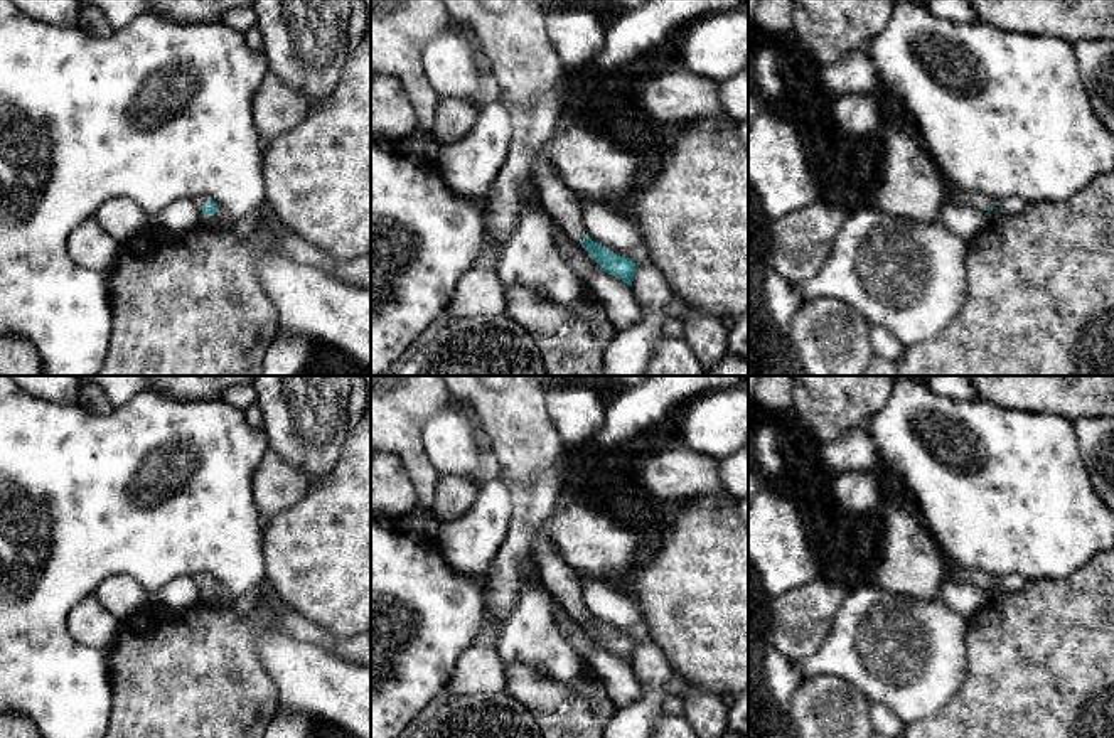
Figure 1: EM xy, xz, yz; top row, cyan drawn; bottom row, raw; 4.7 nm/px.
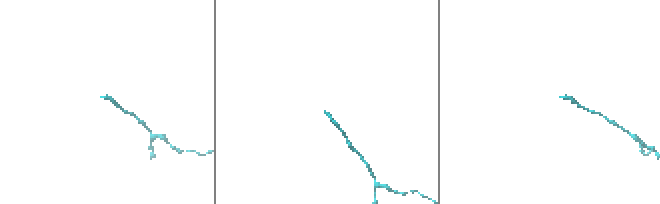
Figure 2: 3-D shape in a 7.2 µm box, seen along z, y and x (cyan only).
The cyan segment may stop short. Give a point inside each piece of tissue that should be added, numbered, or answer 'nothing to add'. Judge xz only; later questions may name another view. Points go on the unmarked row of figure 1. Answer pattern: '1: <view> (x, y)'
1: xz (558, 577)

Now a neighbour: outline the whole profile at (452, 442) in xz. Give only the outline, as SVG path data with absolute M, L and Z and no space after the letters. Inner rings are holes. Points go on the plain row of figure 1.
M450 404L431 416L423 428L423 447L438 473L475 480L484 447L467 409Z

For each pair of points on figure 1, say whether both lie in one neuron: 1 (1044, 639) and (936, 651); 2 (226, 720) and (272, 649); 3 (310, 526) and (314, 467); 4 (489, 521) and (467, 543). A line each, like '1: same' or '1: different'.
1: different
2: different
3: different
4: same

